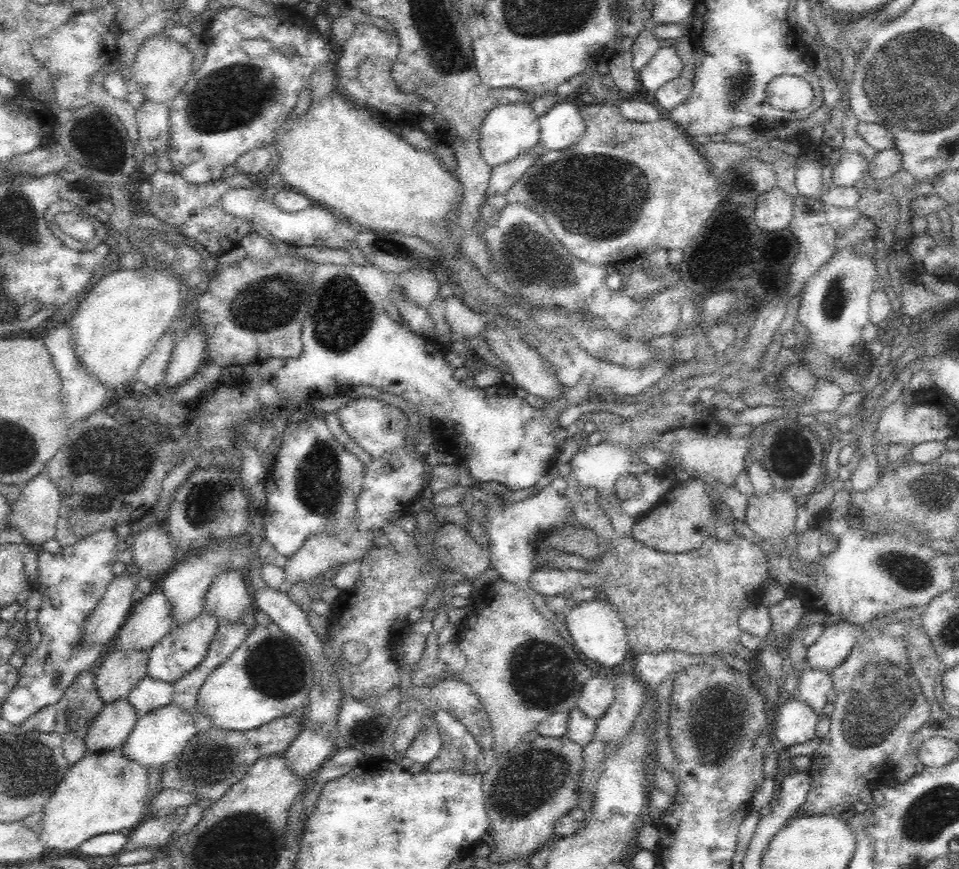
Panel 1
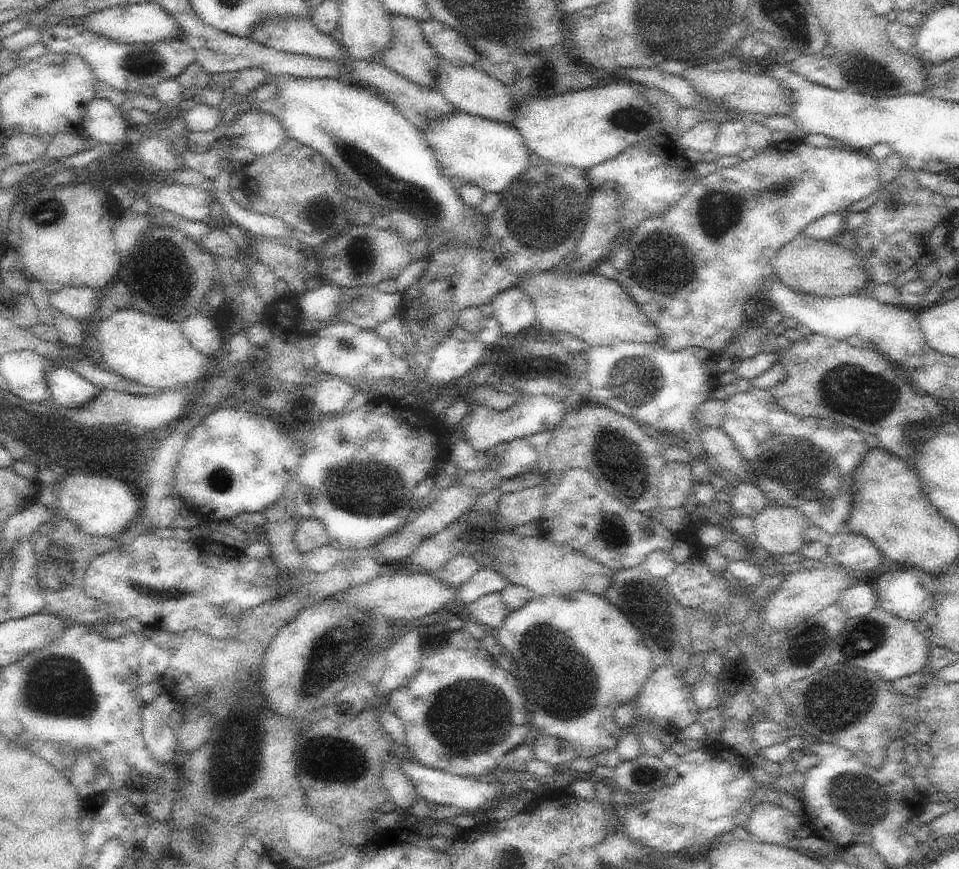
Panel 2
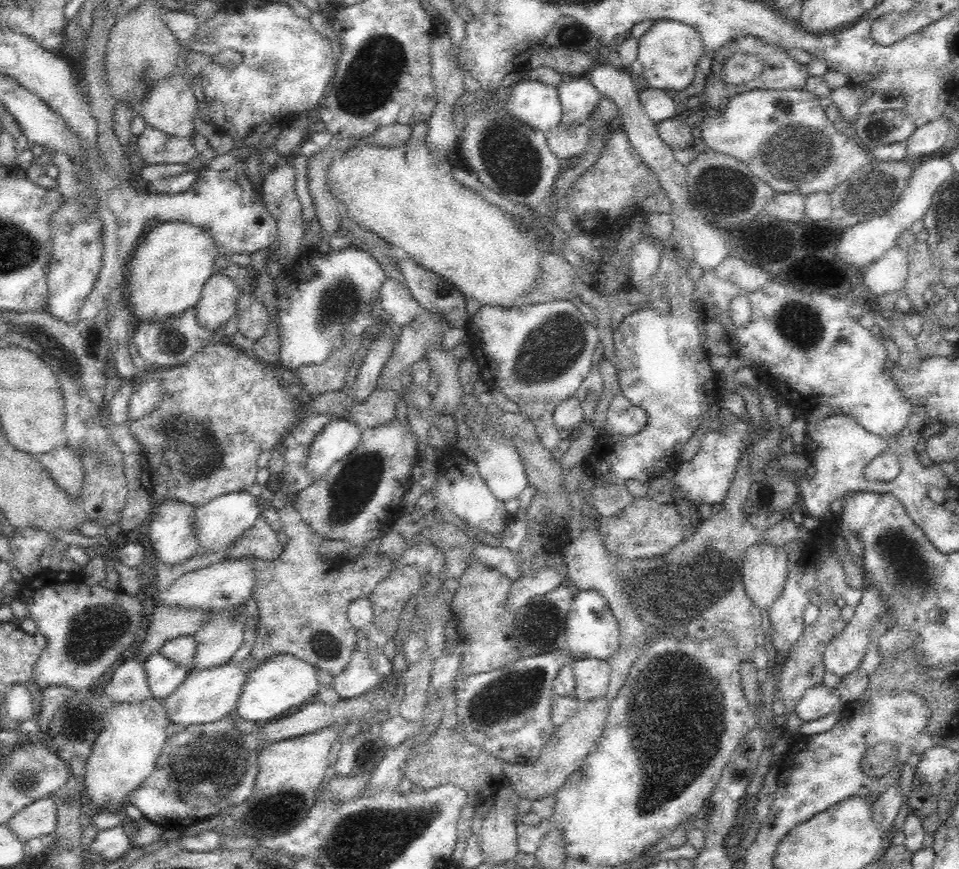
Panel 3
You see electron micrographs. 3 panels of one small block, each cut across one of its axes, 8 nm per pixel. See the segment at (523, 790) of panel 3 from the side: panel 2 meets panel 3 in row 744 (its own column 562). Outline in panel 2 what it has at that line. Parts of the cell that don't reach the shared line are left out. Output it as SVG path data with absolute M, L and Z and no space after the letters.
M469 509L444 531L424 540L411 558L426 573L438 576L438 572L452 558L459 555L472 556L480 562L482 569L492 568L504 574L504 578L508 578L510 583L532 590L538 598L550 595L570 597L577 592L604 596L604 592L608 592L615 574L608 566L588 558L586 554L576 552L570 545L562 546L550 542L542 535L522 537L518 534L517 527L498 510L492 514L486 510L474 512Z

